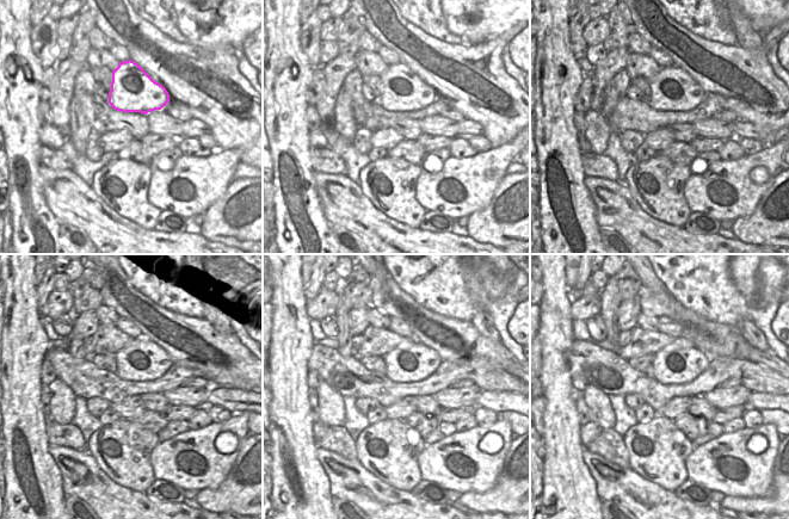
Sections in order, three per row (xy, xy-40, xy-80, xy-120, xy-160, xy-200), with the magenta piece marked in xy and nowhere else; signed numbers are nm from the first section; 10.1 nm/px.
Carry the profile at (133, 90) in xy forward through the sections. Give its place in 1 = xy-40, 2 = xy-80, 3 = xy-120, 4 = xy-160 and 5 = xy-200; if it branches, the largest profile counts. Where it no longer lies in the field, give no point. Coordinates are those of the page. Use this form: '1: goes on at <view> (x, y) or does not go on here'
1: goes on at xy-40 (404, 91)
2: goes on at xy-80 (672, 90)
3: goes on at xy-120 (143, 360)
4: goes on at xy-160 (418, 363)
5: goes on at xy-200 (679, 366)

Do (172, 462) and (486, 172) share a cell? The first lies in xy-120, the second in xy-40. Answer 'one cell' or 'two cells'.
one cell

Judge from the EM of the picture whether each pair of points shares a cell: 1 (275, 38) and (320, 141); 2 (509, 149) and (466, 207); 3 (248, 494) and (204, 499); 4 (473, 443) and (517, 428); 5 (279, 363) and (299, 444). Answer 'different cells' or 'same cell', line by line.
1: different cells
2: same cell
3: same cell
4: different cells
5: same cell

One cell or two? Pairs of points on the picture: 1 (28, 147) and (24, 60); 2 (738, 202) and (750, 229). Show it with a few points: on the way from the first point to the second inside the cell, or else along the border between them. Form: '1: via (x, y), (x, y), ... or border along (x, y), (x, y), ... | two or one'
1: via (23, 125), (23, 81) | one
2: border along (762, 195), (757, 207), (749, 215), (733, 220) | two

